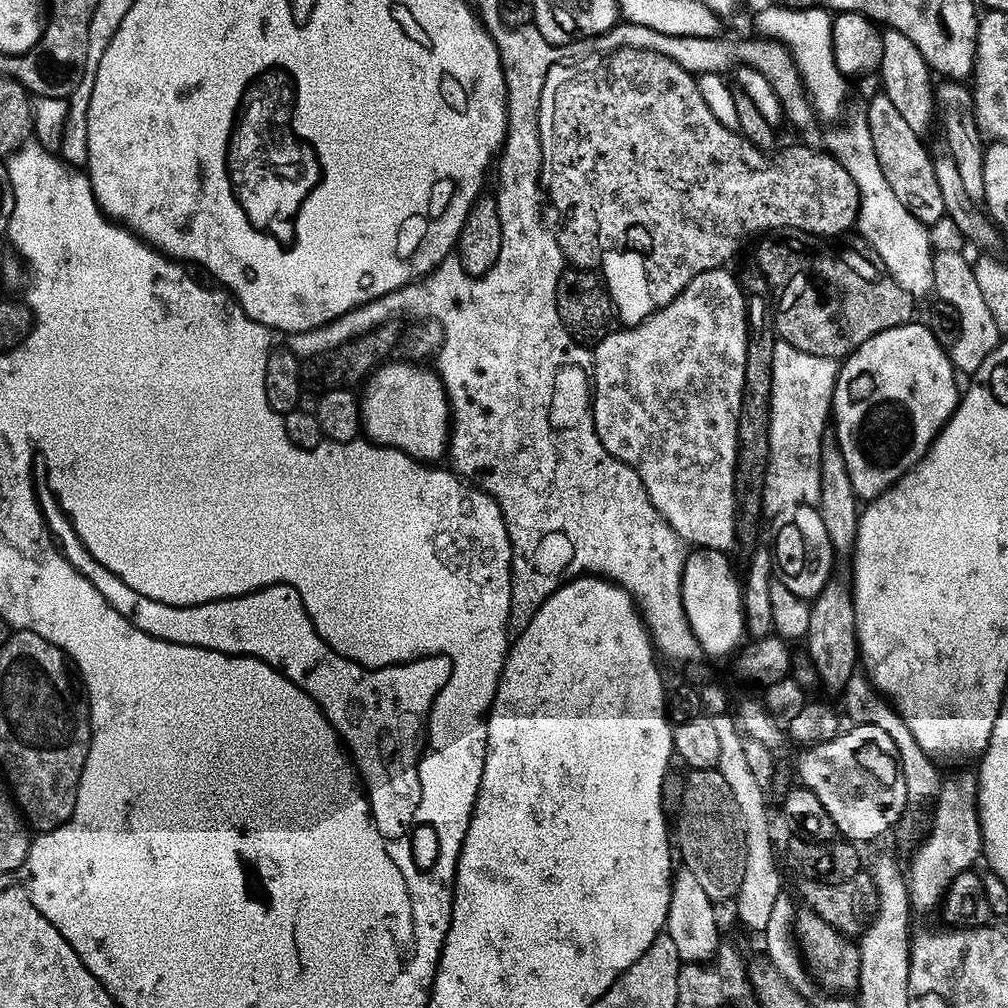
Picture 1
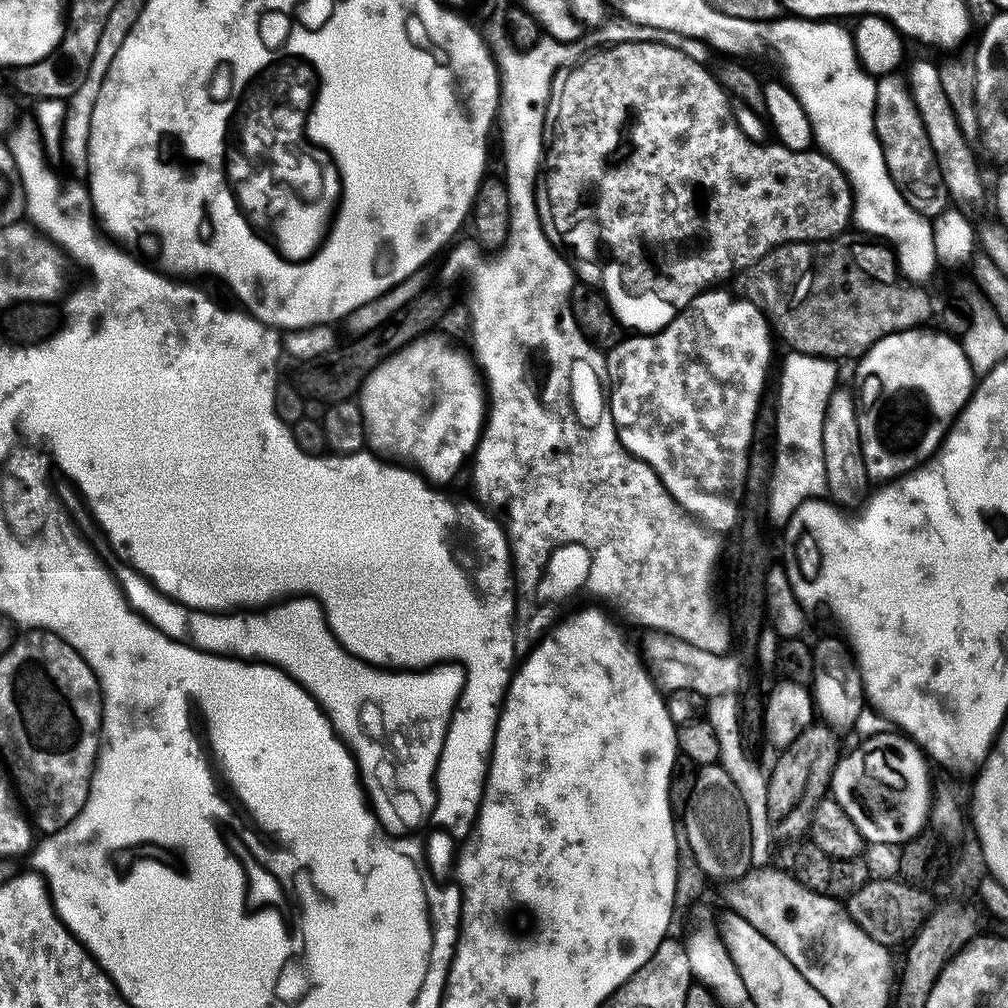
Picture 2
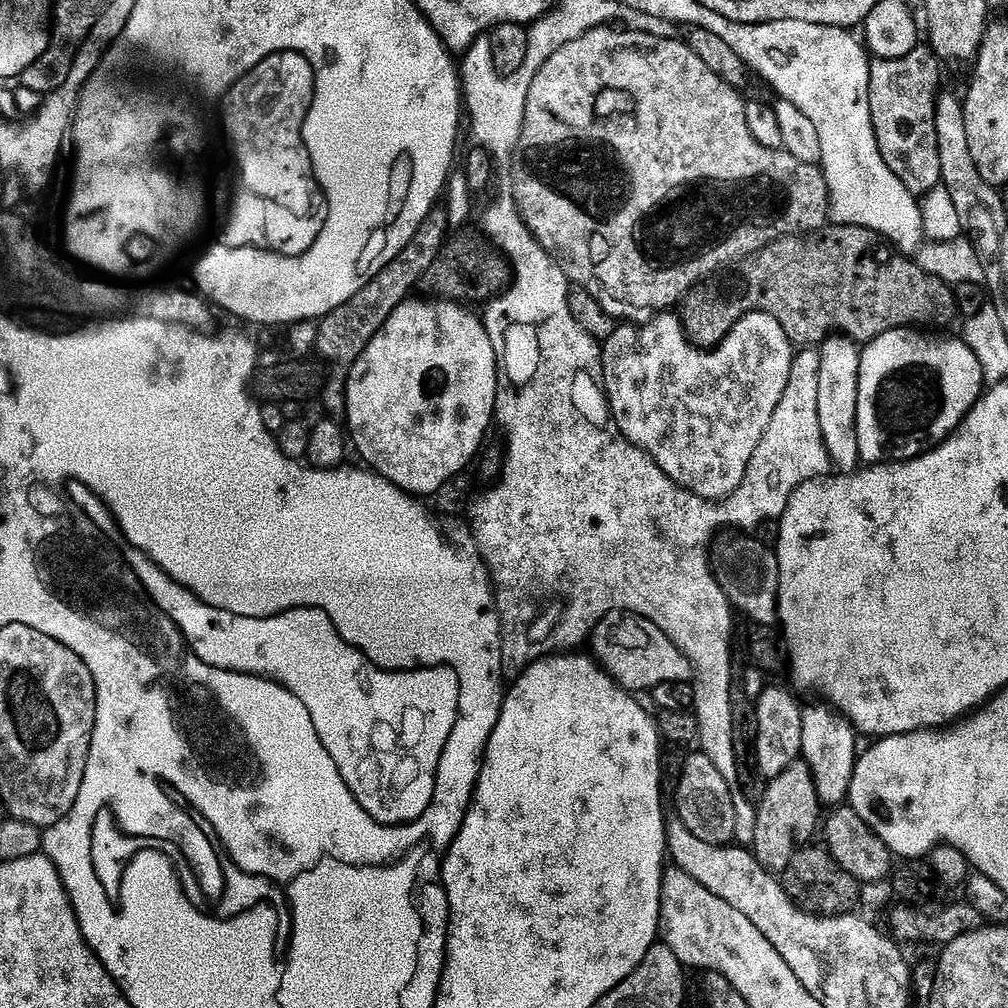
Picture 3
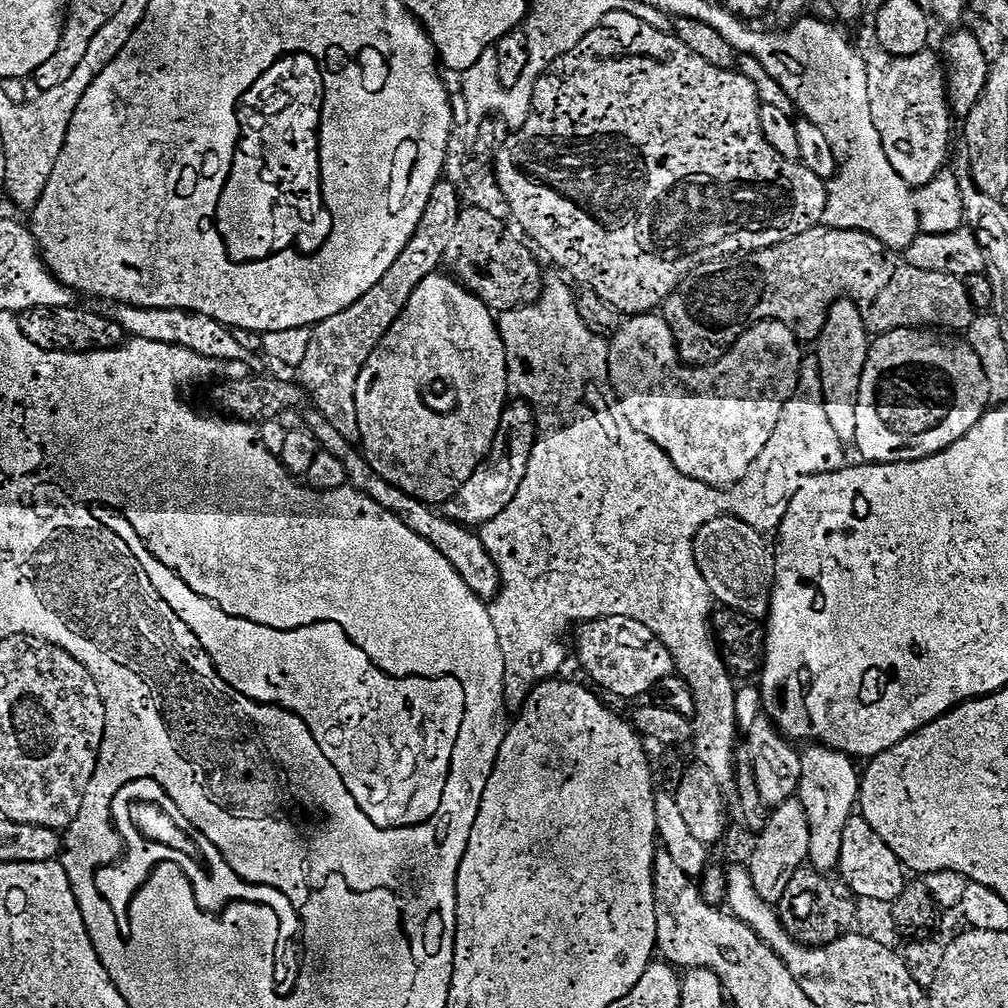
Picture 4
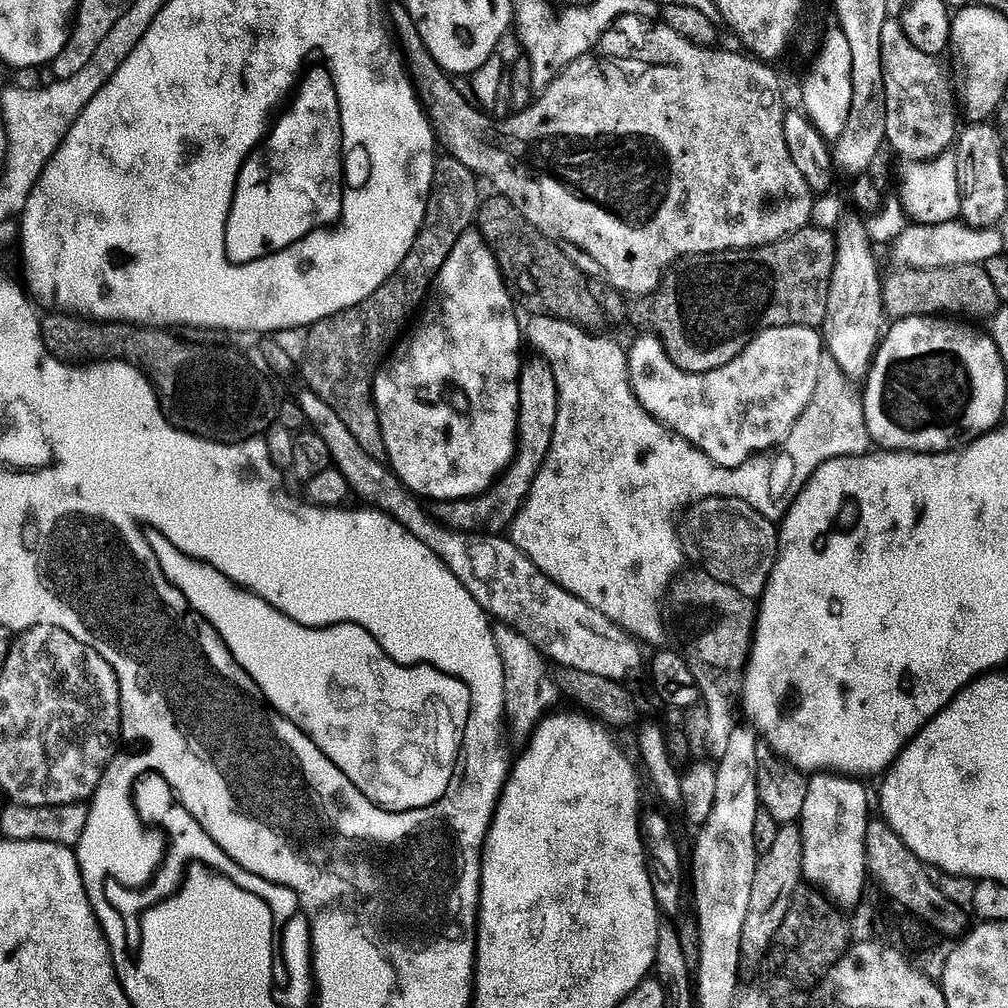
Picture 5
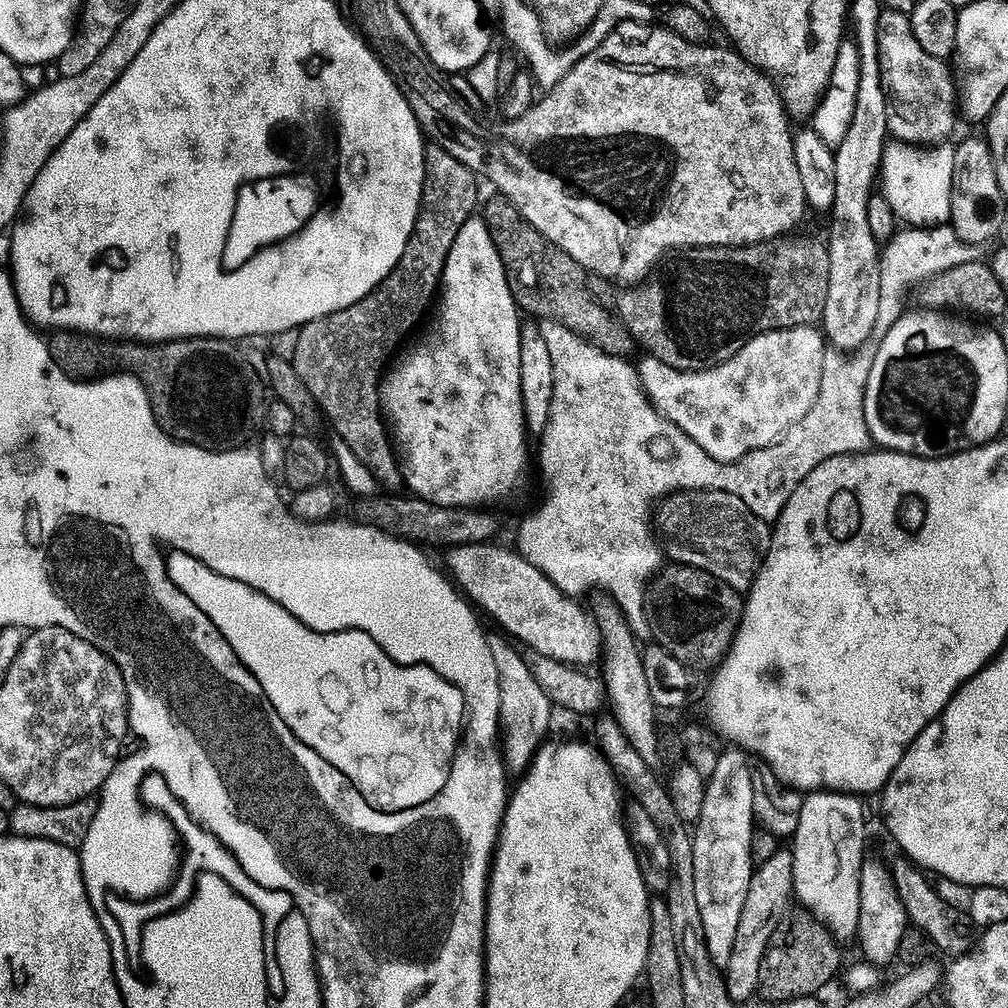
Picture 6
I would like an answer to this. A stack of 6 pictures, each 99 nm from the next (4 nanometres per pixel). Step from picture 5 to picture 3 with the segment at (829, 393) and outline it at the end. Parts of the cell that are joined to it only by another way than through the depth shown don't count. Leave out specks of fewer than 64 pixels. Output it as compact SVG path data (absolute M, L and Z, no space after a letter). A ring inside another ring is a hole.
M800 350L793 355L786 394L782 394L782 402L778 402L778 410L774 410L774 418L770 420L770 426L762 438L764 456L768 456L772 448L784 448L784 456L792 456L792 468L796 468L796 480L801 484L806 483L804 476L809 480L816 479L812 472L819 472L824 478L830 471L818 416L819 364L819 351Z

